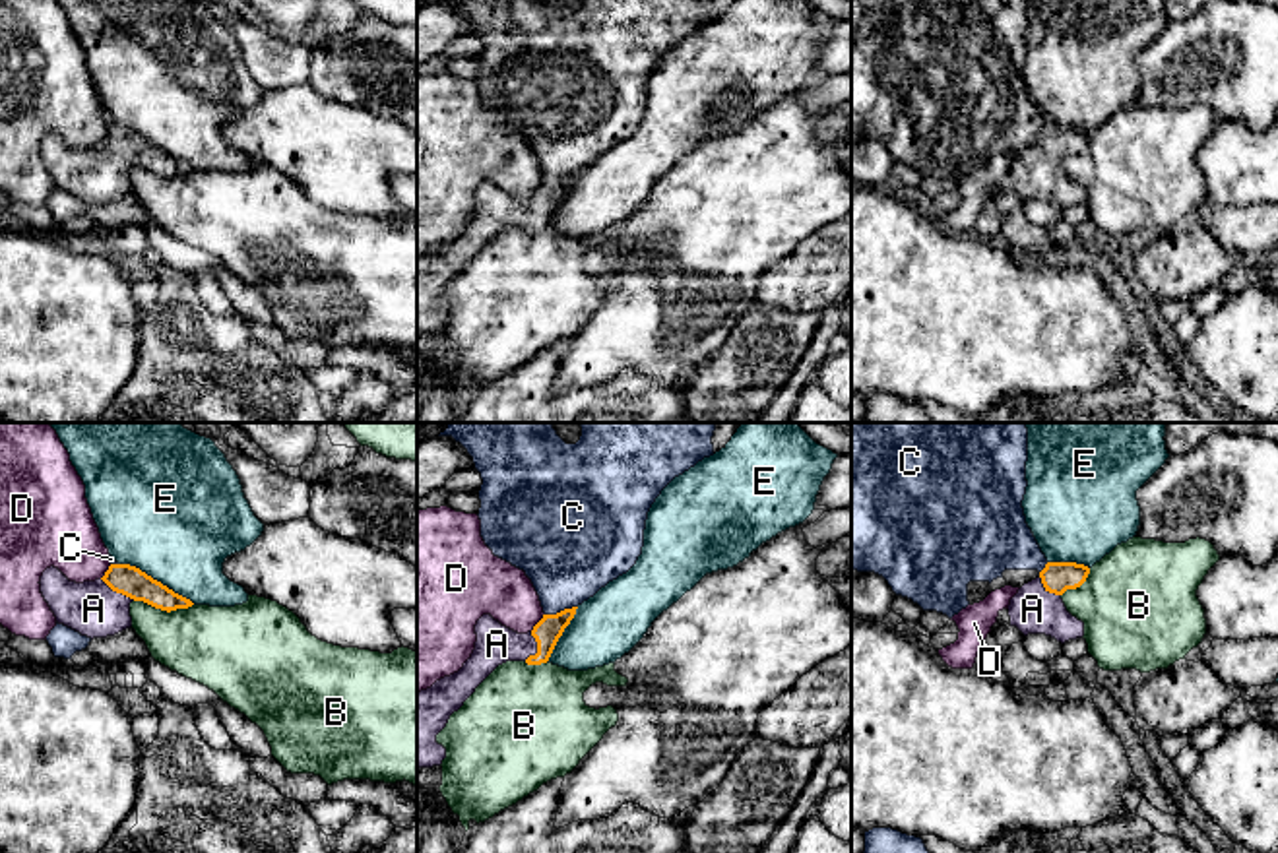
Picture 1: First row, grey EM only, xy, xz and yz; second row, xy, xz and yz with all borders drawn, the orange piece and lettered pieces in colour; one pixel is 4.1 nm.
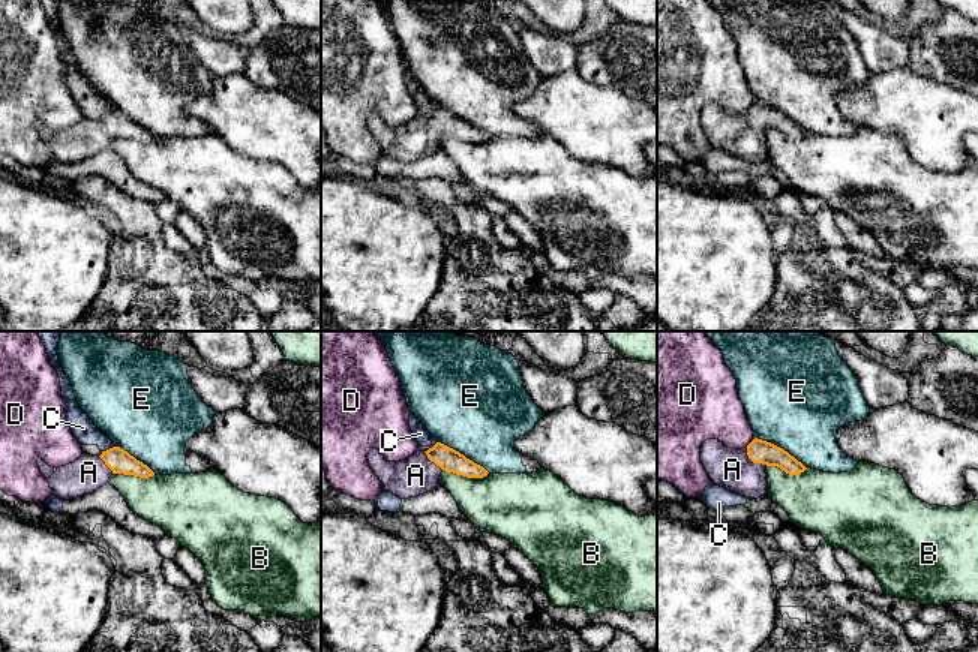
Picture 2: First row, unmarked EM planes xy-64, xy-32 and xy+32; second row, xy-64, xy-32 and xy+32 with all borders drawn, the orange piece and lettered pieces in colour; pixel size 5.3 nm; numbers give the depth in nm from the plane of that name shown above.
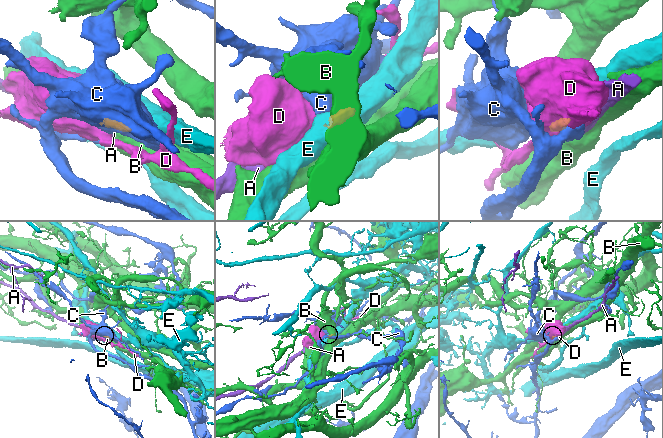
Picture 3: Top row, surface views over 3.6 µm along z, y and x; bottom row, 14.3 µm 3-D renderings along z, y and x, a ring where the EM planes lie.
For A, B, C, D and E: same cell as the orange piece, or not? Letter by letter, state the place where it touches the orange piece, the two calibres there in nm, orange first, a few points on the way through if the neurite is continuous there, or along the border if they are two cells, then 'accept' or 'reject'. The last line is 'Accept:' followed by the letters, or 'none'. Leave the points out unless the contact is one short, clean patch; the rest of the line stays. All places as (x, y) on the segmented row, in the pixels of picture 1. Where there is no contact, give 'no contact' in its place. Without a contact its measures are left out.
A: contact xy (119, 592); calibres 130 and 220 nm; way xy (128, 580), (119, 592), (94, 609); accept
B: contact xy (163, 609); calibres 130 and 320 nm; reject
C: contact xz (561, 611); calibres 110 and 400 nm; border xz (576, 605), (545, 615); reject
D: contact xz (538, 623); calibres 110 and 240 nm; border xz (543, 613), (530, 631); reject
E: contact xy (156, 580); calibres 130 and 480 nm; border xy (119, 563), (138, 567), (194, 603); reject
Accept: A

